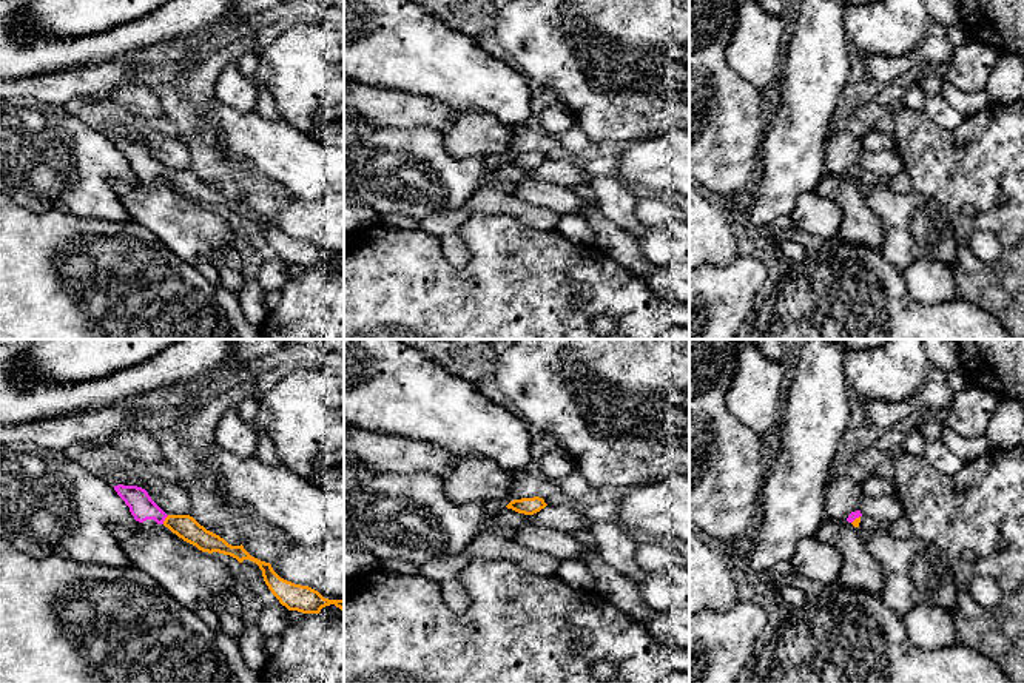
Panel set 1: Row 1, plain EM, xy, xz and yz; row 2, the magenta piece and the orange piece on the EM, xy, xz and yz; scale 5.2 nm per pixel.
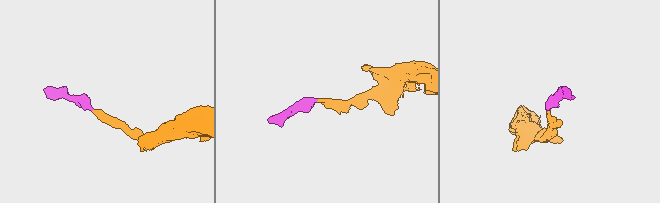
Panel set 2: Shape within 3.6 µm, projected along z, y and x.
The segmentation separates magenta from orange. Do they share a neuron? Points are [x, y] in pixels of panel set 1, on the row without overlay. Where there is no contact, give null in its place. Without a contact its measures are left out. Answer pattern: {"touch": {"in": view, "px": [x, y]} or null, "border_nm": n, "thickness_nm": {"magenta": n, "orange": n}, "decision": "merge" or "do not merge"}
{"touch": {"in": "xy", "px": [164, 174]}, "border_nm": 60, "thickness_nm": {"magenta": 140, "orange": 120}, "decision": "merge"}

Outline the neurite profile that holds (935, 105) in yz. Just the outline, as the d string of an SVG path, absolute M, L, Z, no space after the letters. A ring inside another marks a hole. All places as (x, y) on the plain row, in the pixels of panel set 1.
M941 93L925 94L922 111L941 128L956 131L964 117L944 99Z

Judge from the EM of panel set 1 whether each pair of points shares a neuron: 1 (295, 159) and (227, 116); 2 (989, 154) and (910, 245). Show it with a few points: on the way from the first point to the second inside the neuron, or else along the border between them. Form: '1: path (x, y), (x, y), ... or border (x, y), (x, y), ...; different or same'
1: path (278, 150), (244, 131); same
2: border (912, 191), (938, 201), (949, 211), (956, 239); different

